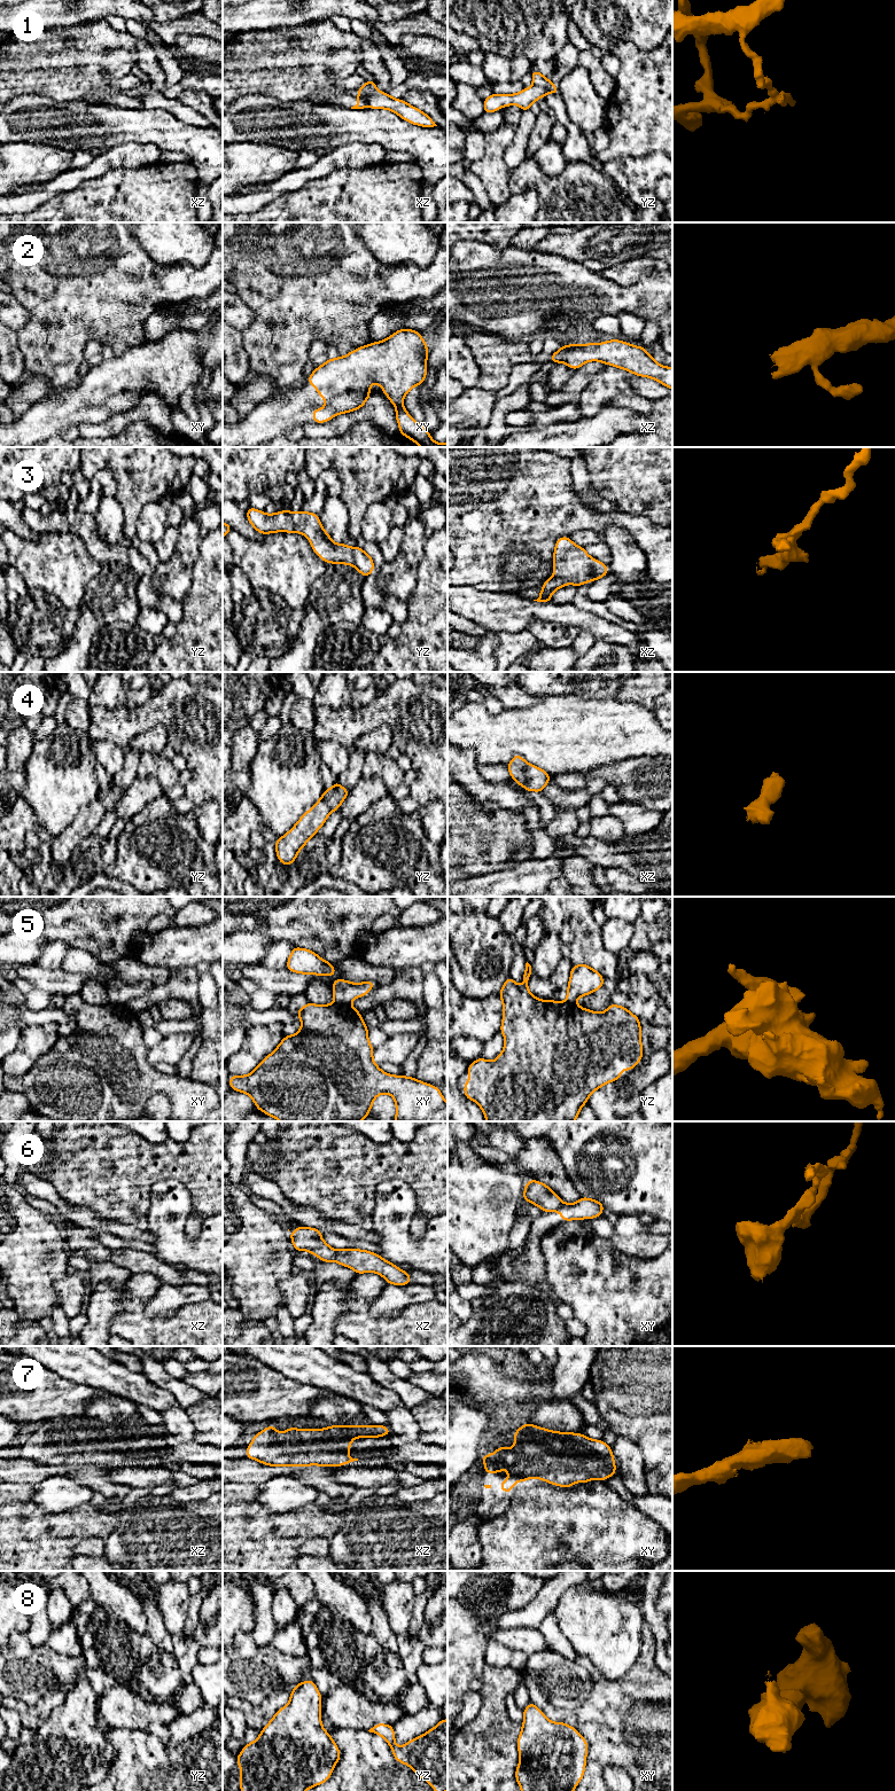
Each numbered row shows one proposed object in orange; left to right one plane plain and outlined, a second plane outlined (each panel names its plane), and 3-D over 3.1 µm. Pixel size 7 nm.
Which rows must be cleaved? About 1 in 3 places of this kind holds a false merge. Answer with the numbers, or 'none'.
1, 5, 6

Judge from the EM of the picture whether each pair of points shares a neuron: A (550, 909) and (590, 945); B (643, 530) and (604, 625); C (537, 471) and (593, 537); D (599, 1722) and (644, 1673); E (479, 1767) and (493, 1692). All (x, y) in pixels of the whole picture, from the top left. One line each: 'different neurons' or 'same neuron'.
A: same neuron
B: different neurons
C: different neurons
D: same neuron
E: same neuron

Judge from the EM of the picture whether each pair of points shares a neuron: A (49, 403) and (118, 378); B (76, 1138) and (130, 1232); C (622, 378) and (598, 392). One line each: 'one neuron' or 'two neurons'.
A: one neuron
B: two neurons
C: one neuron

